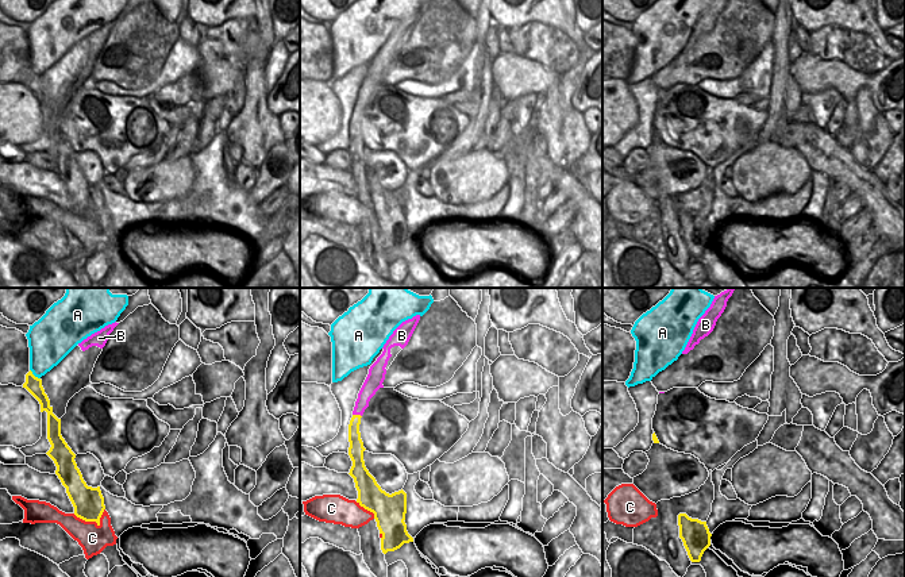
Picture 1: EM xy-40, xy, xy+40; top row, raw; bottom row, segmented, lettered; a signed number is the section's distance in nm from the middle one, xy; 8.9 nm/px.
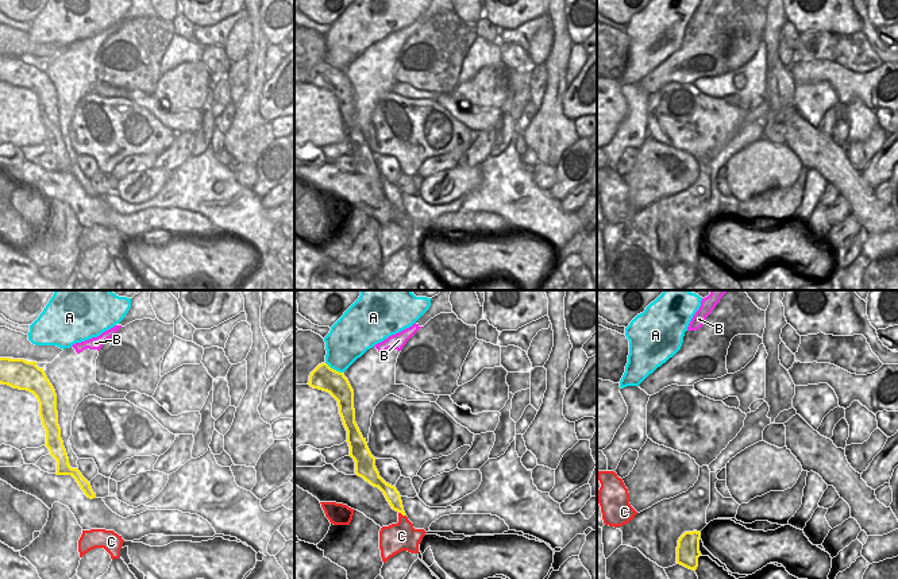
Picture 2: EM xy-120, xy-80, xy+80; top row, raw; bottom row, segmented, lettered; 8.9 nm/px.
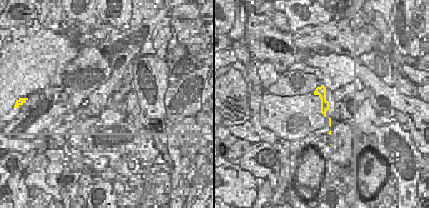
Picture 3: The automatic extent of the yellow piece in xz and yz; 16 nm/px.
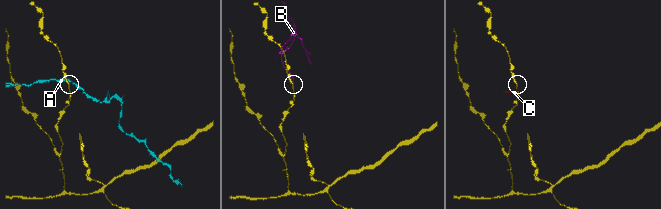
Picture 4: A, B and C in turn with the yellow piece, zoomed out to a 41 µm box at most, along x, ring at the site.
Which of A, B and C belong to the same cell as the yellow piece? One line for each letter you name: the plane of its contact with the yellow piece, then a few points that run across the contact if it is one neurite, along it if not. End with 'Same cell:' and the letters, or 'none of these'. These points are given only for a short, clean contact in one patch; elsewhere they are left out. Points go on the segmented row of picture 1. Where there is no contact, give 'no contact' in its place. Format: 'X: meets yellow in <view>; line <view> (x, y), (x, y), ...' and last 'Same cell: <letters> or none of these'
Same cell: none of these

